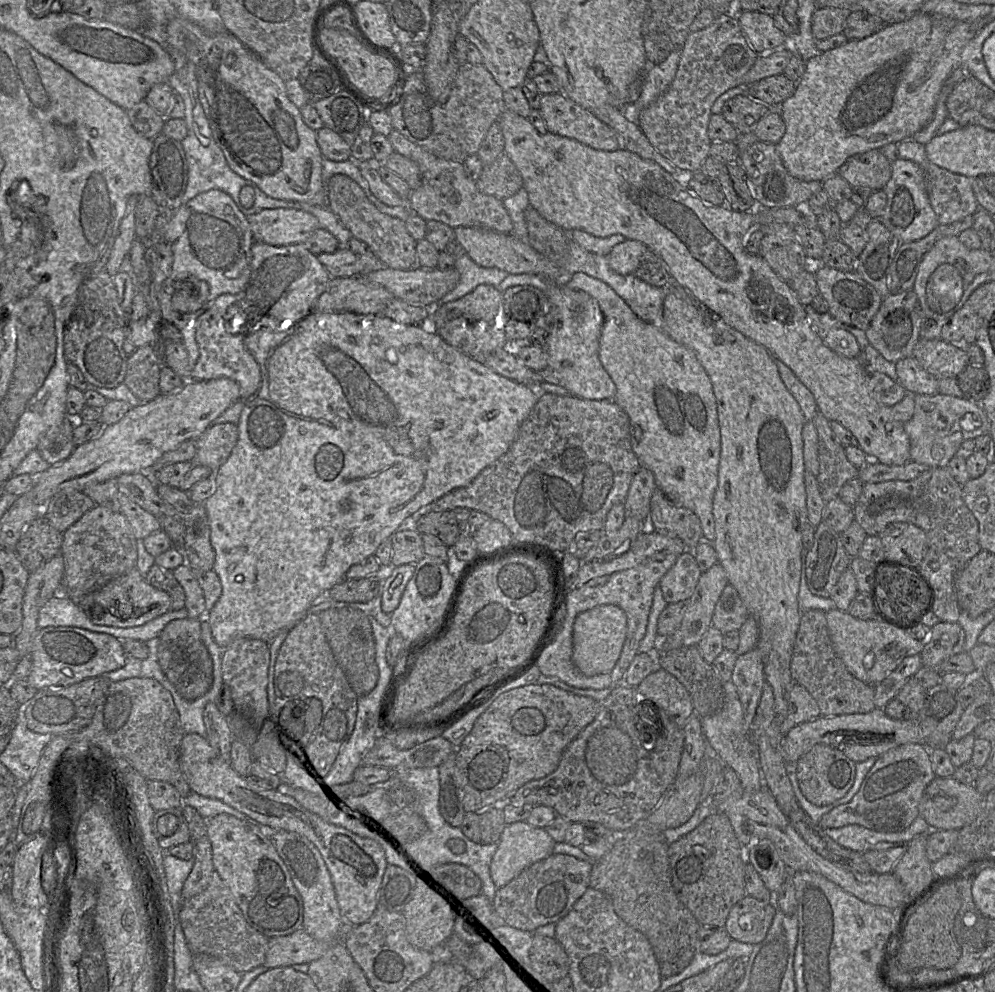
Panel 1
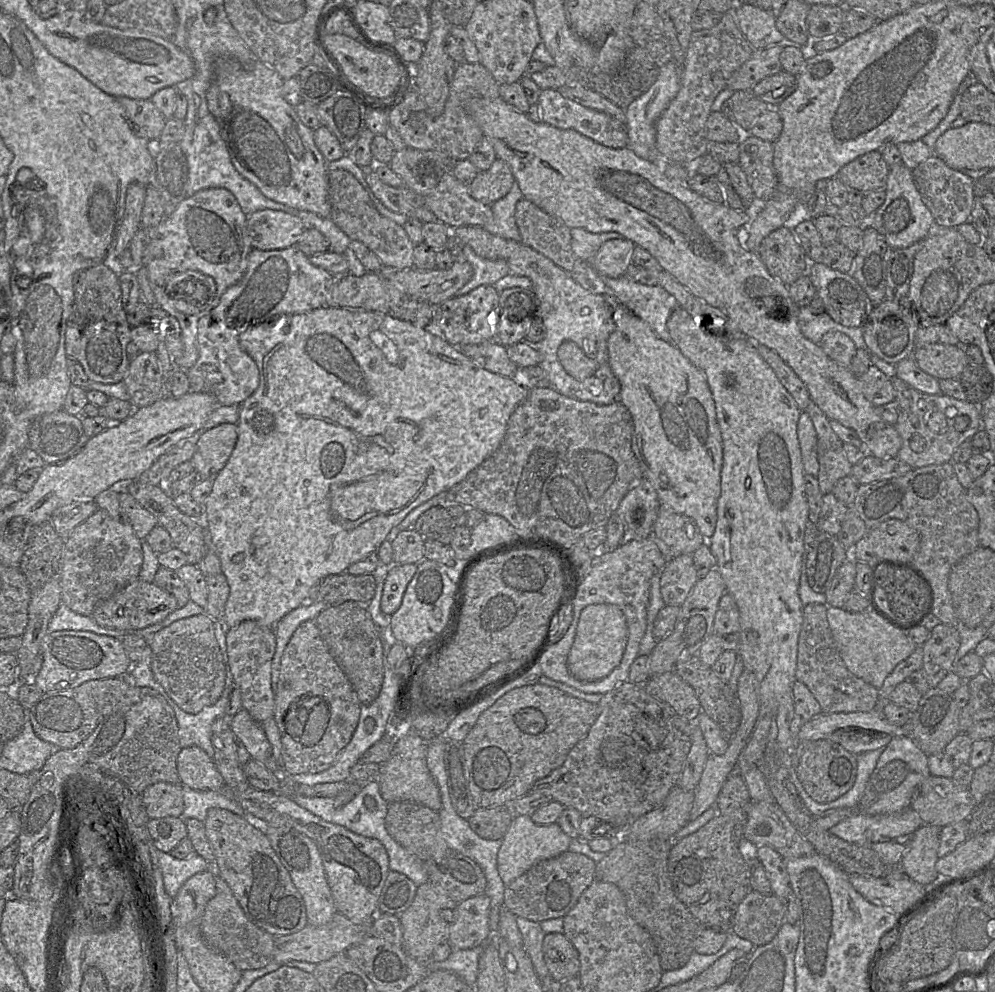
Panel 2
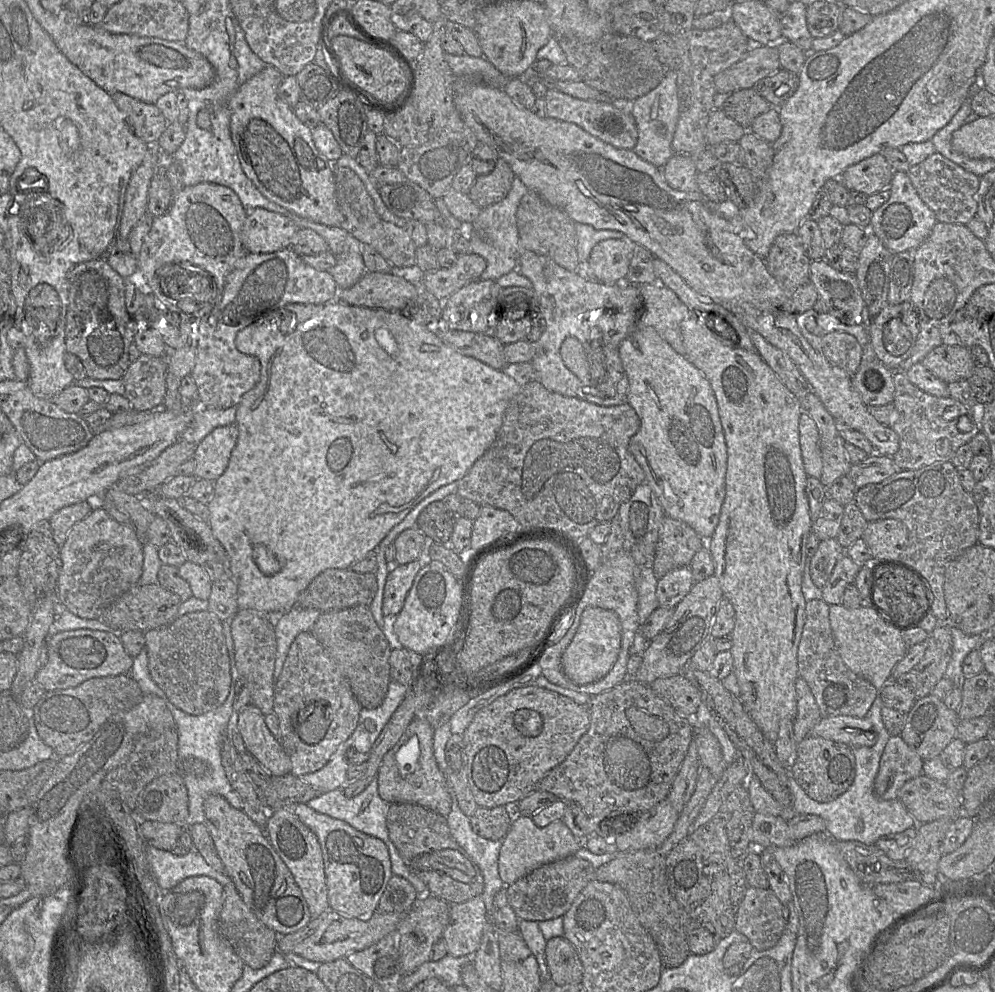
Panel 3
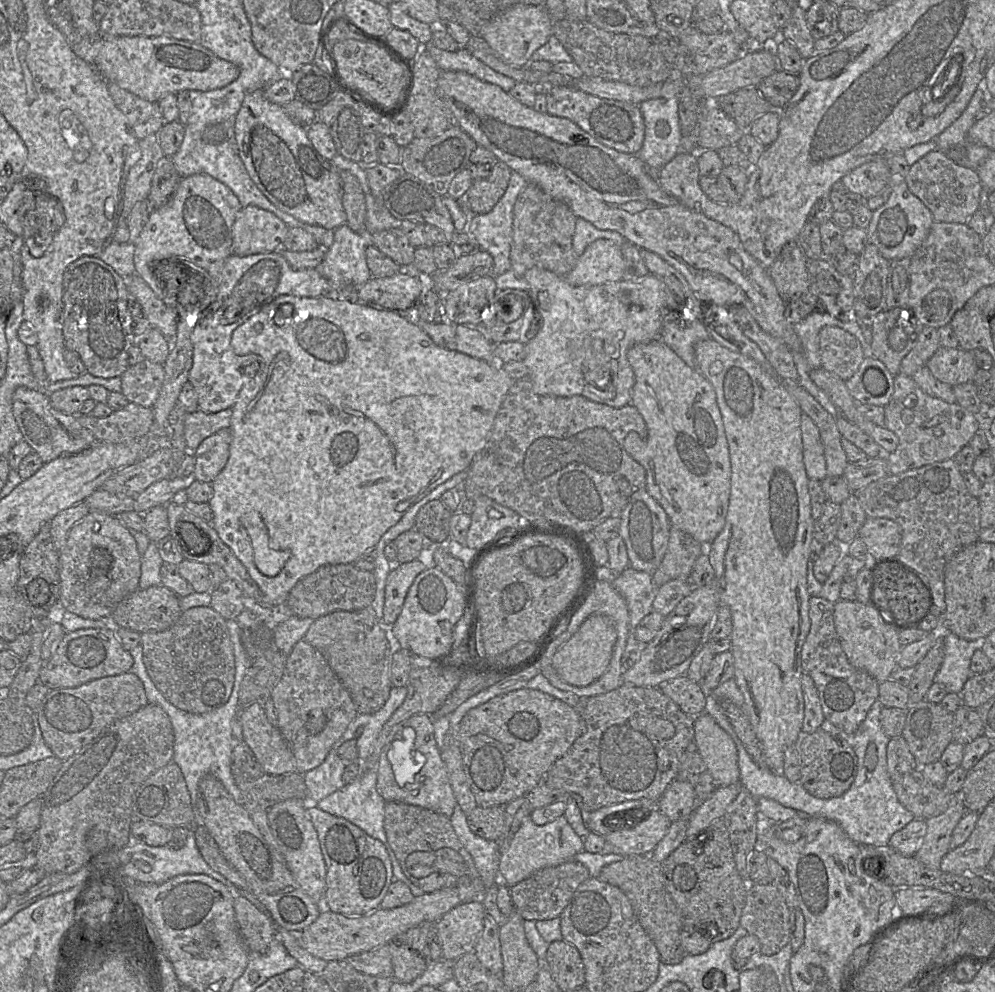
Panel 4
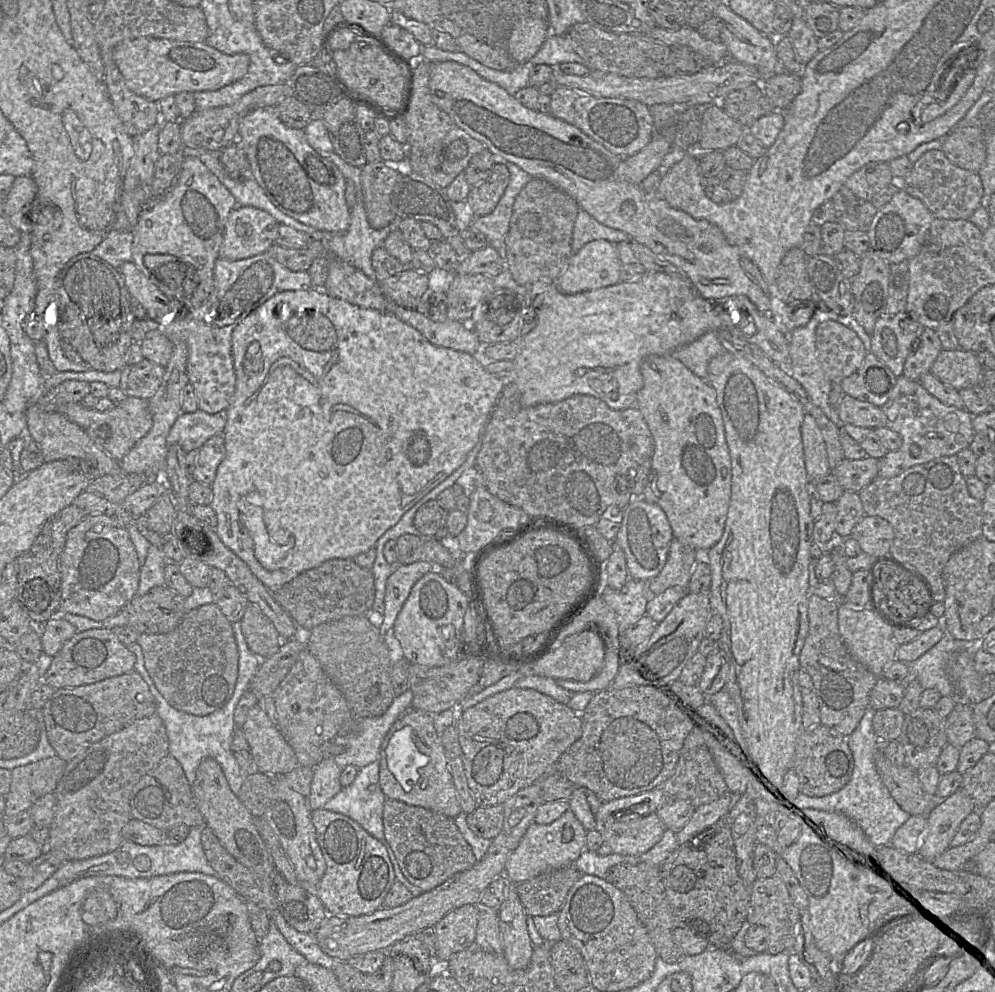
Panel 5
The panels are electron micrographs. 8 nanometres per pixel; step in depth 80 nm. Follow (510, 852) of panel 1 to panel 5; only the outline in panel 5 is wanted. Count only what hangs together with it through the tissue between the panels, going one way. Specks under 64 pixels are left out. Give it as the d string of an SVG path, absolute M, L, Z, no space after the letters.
M570 809L550 824L532 823L517 848L509 855L506 861L504 875L511 884L519 884L546 871L573 865L586 849L586 833L587 830Z

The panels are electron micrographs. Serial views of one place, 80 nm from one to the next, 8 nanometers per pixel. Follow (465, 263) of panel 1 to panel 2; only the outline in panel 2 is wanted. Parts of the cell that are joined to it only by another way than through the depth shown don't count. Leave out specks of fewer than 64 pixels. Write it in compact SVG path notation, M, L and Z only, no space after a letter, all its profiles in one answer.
M465 244L462 254L456 256L456 261L467 261L473 267L471 279L459 289L455 296L462 296L481 285L494 285L498 280L510 273L507 262L503 259L488 260L475 254L472 248Z

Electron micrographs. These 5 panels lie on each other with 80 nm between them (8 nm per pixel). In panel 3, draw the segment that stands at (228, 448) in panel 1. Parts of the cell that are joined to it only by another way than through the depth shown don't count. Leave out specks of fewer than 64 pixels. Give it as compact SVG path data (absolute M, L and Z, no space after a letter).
M235 425L217 427L197 444L194 476L215 482L228 466L236 445L238 431Z

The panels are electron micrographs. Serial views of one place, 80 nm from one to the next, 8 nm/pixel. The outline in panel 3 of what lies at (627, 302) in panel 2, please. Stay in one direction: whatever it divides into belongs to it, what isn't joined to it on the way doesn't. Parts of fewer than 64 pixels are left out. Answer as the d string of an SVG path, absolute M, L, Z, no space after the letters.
M659 283L639 287L642 297L639 324L653 326L678 354L685 357L680 326L692 312L672 290Z

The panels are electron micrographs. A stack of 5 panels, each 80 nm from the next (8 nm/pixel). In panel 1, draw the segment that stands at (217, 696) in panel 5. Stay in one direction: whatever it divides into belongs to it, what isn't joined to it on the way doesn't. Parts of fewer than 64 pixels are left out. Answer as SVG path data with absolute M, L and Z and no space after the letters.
M177 619L168 623L159 635L158 662L177 692L186 700L203 696L213 682L213 662L201 639L201 619Z

